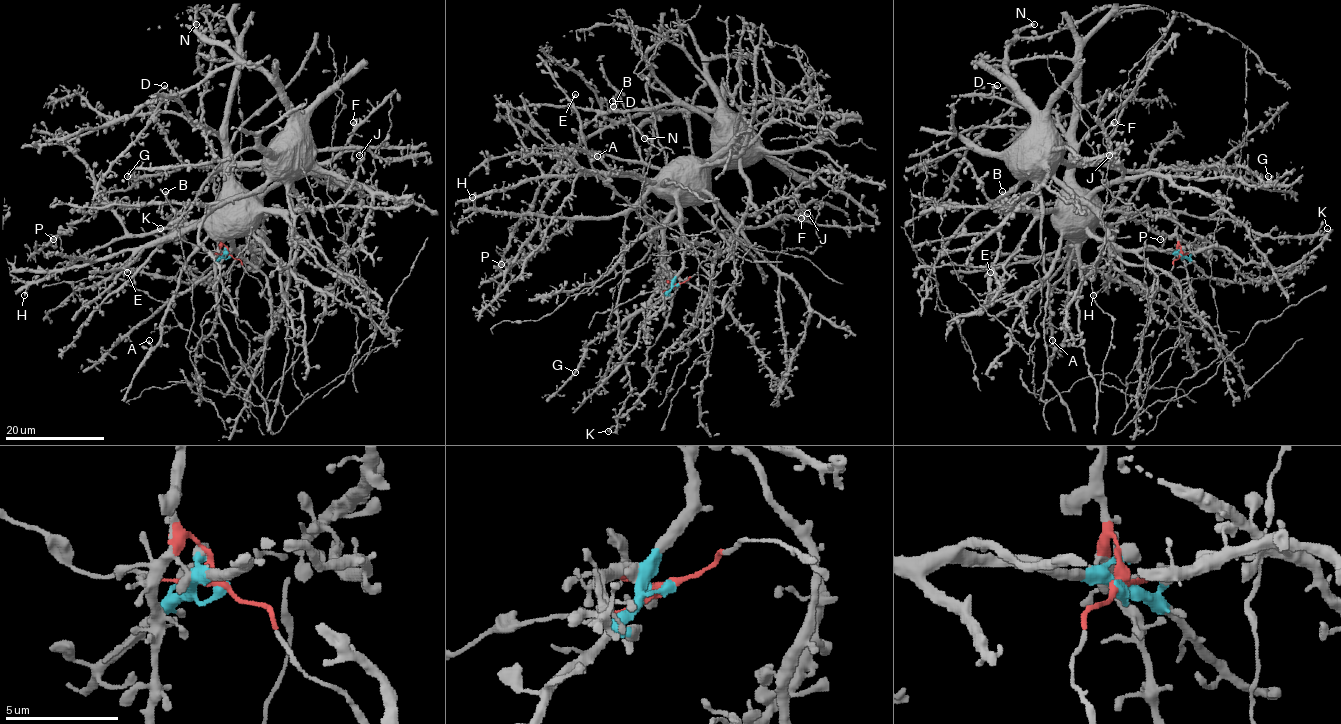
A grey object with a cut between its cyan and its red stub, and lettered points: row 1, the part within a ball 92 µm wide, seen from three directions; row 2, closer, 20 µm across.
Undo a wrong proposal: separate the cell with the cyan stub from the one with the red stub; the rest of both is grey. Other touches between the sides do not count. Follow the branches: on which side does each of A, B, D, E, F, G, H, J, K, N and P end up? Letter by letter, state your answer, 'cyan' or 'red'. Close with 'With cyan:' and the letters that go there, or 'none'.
A: cyan
B: red
D: cyan
E: cyan
F: cyan
G: red
H: cyan
J: cyan
K: cyan
N: red
P: red
With cyan: A, D, E, F, H, J, K

